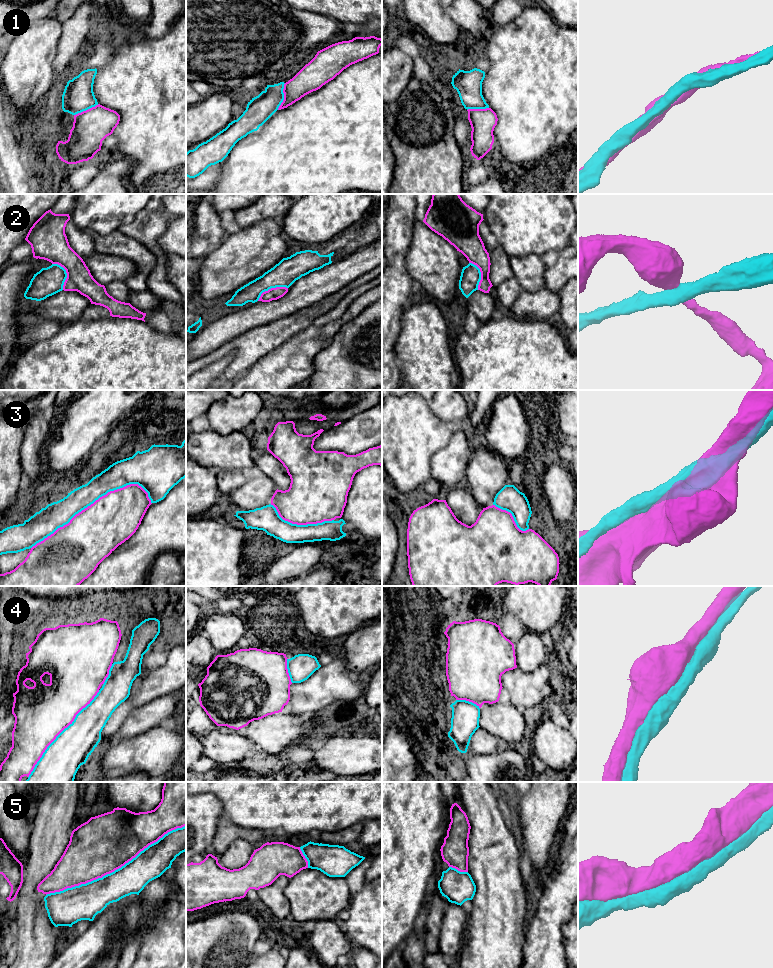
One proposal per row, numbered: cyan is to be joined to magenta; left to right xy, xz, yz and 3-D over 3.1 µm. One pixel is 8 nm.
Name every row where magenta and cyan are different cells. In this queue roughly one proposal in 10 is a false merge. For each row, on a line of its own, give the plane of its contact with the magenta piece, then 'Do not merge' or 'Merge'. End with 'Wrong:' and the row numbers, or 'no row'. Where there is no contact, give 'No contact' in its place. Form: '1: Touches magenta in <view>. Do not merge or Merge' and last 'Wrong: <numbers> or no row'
1: Touches magenta in xz. Merge
2: Touches magenta in xy. Do not merge
3: Touches magenta in xy. Do not merge
4: Touches magenta in xy. Merge
5: Touches magenta in xy. Merge
Wrong: 2, 3

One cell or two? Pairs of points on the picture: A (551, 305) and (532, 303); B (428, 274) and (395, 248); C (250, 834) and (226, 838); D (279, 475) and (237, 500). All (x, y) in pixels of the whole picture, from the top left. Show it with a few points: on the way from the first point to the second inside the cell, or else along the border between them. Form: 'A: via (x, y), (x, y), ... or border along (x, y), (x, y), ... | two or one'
A: via (546, 305), (537, 305) | one
B: border along (412, 234), (406, 255), (406, 269), (413, 279) | two
C: via (244, 834), (232, 834) | one
D: via (269, 482), (260, 490), (247, 497) | one

